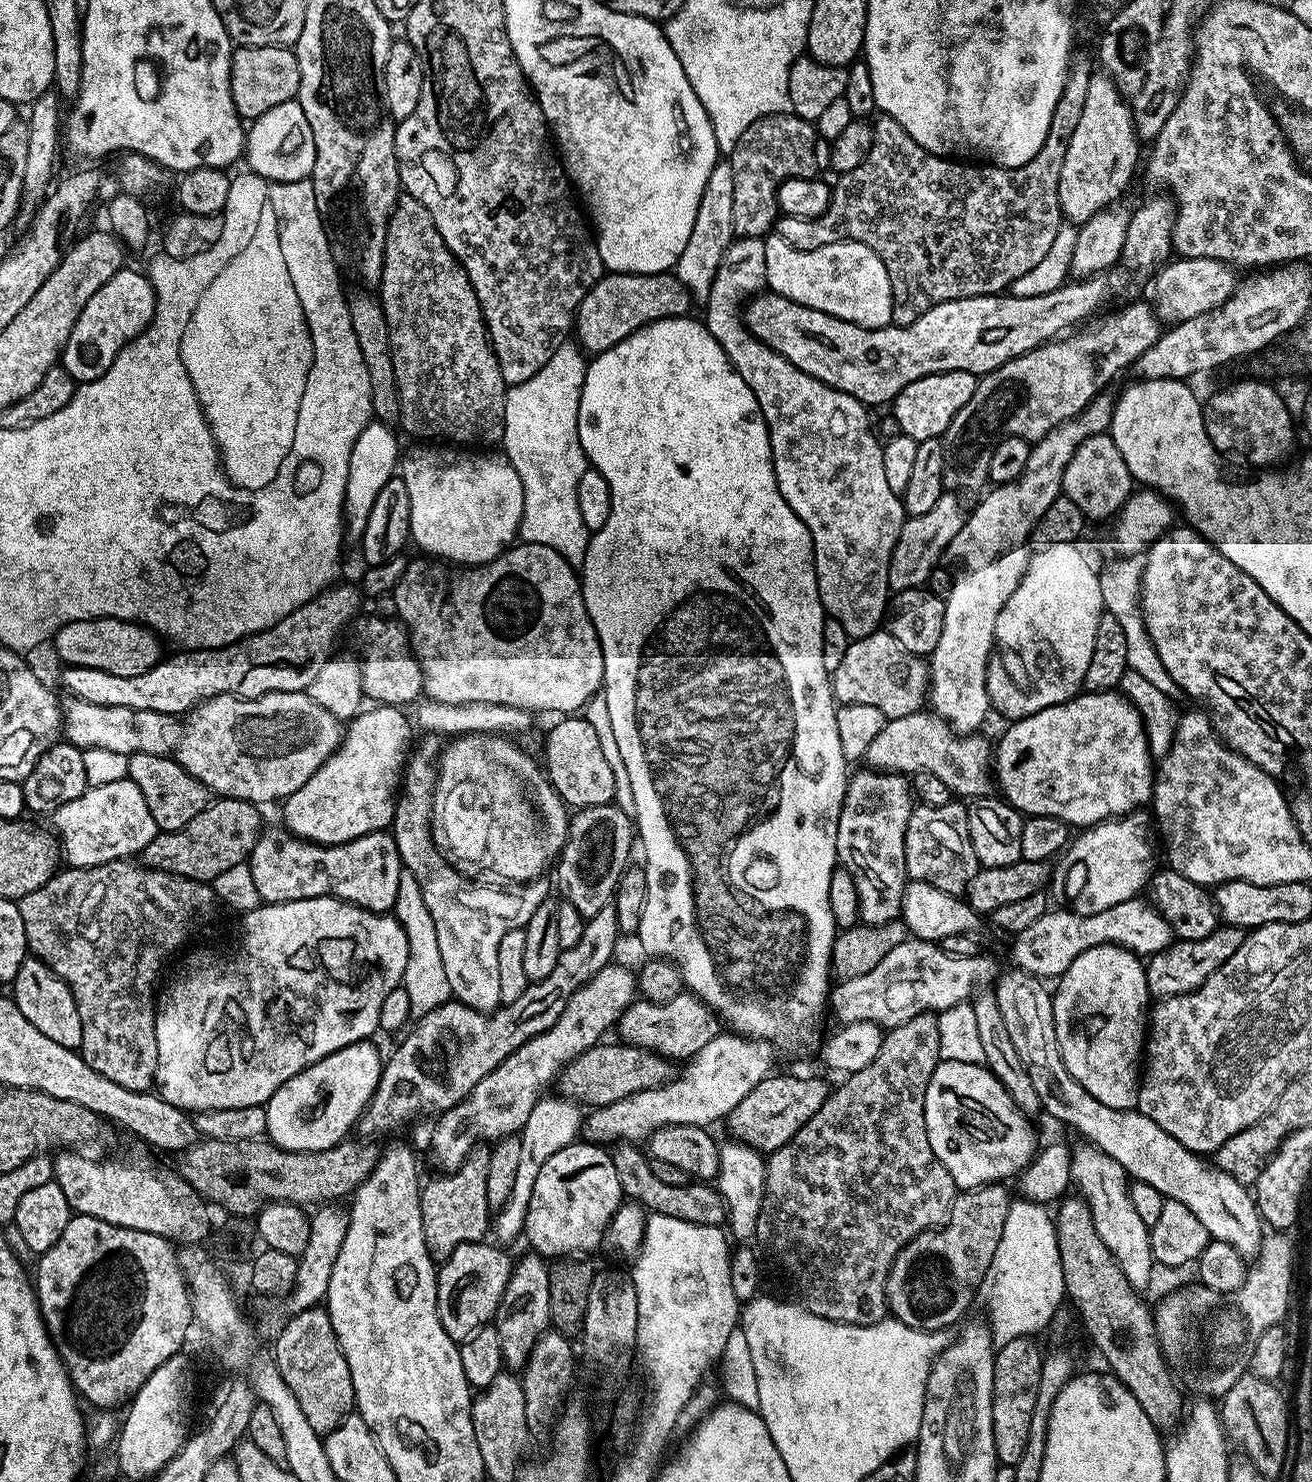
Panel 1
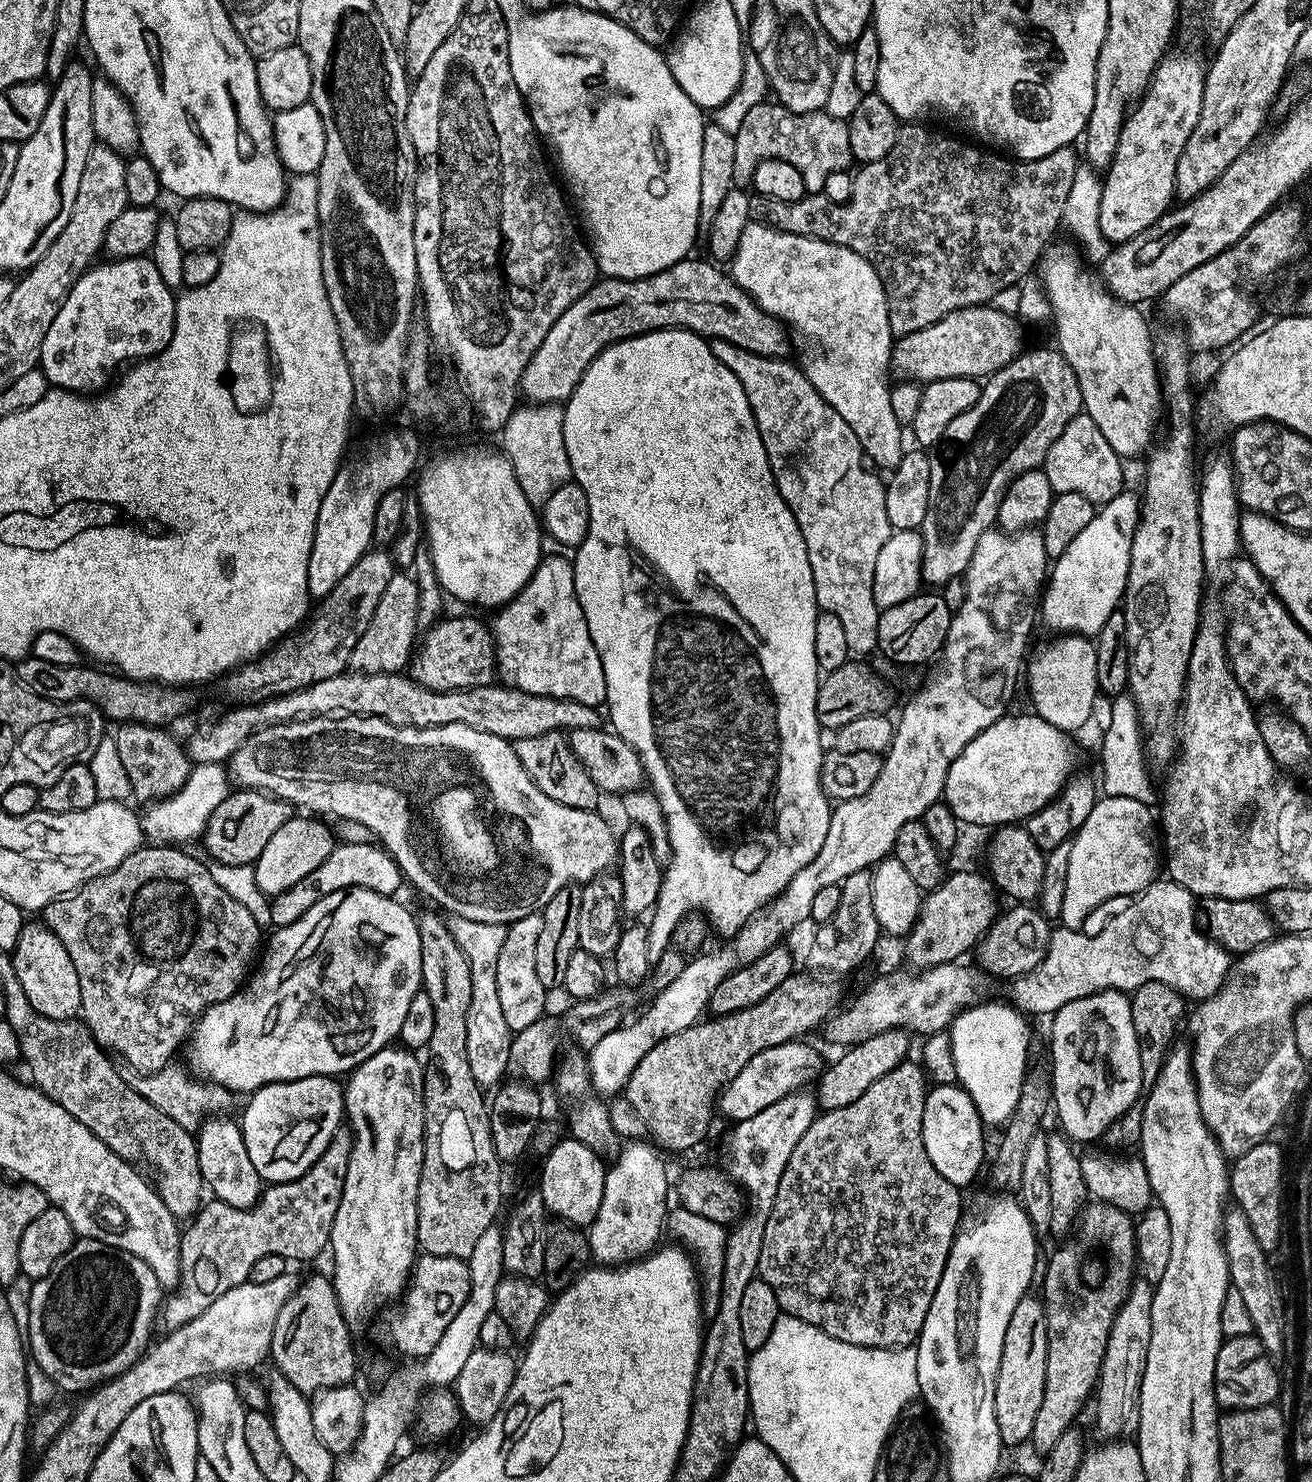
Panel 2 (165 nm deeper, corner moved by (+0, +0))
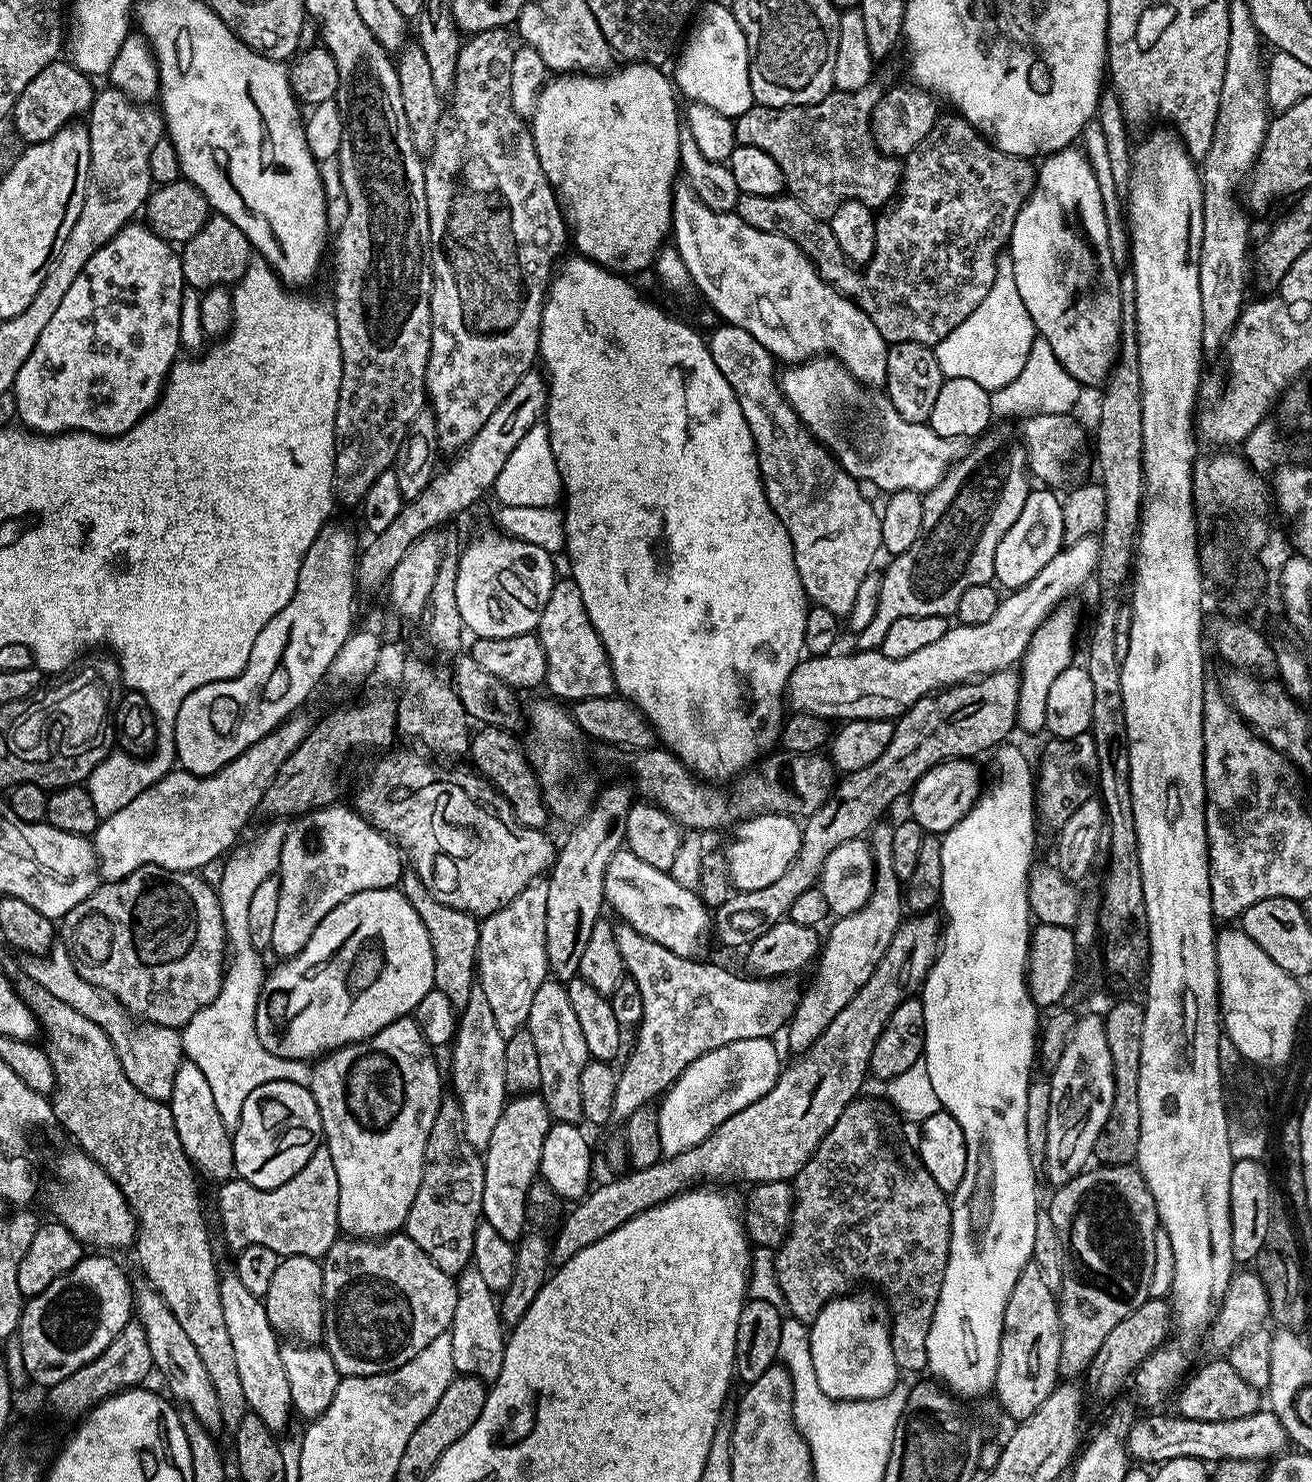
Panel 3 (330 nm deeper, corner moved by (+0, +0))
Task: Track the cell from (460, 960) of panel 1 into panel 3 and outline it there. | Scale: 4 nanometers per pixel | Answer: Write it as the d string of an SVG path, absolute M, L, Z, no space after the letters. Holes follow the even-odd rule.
M473 991L470 1002L466 1002L459 1013L456 1038L450 1051L452 1084L456 1087L454 1096L459 1100L464 1115L464 1136L477 1150L484 1150L490 1142L506 1103L506 1078L502 1066L506 1055L505 1039L502 1030L498 1030L498 1022L494 1022L494 1013L490 1010L490 1002L486 1002L486 994Z

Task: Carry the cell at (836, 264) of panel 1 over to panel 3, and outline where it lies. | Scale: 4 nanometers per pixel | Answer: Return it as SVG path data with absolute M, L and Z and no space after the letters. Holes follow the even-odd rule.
M686 182L677 183L672 194L672 230L671 235L674 237L674 247L682 254L682 262L686 262L686 270L690 270L690 278L692 279L692 288L700 291L704 295L704 300L709 309L717 317L720 316L725 325L741 327L742 330L748 331L758 342L765 347L766 351L772 355L777 361L788 360L784 362L803 362L812 359L814 356L827 354L833 356L836 360L846 366L846 370L850 370L850 374L855 380L861 380L869 386L883 385L886 378L886 354L888 353L887 342L882 338L882 334L878 334L878 326L874 326L874 322L870 322L870 318L857 306L856 301L848 296L843 296L837 288L830 286L822 277L820 272L812 264L812 260L798 247L794 242L790 242L790 238L779 236L777 232L763 232L754 226L750 226L746 222L742 222L742 218L736 215L735 211L715 212L710 210L710 206L706 206L694 194L694 190Z

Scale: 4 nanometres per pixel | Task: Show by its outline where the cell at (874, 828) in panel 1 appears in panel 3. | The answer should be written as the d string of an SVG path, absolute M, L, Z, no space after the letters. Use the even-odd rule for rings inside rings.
M620 922L615 925L618 954L622 954L625 973L638 986L638 994L642 994L642 1018L635 1029L636 1045L616 1077L616 1090L612 1103L612 1120L627 1121L638 1109L649 1107L661 1094L671 1088L684 1071L697 1058L710 1050L718 1050L730 1042L775 1037L775 1032L785 1027L802 995L801 985L795 984L792 978L755 978L739 976L720 964L699 964L699 959L679 956L666 946L658 946L650 938L635 932L629 924Z

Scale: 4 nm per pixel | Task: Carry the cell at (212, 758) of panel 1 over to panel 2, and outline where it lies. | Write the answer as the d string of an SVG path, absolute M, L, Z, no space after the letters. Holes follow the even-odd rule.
M311 716L305 720L291 720L274 726L266 726L256 731L232 757L226 761L226 771L233 785L244 790L267 792L278 800L287 800L293 806L301 804L303 811L315 814L320 818L334 816L337 821L353 819L362 826L368 826L374 832L385 852L396 860L403 879L408 880L424 896L429 896L445 913L461 916L470 922L486 922L487 924L510 925L518 918L526 918L526 914L534 914L543 910L568 884L587 882L596 876L607 873L608 868L618 860L618 836L612 828L599 816L599 811L578 810L570 806L562 806L562 802L554 802L550 794L542 794L538 786L526 774L522 762L518 758L515 747L509 741L498 738L498 734L486 734L482 730L474 730L474 726L465 724L447 724L433 728L400 728L396 724L386 722L380 716Z

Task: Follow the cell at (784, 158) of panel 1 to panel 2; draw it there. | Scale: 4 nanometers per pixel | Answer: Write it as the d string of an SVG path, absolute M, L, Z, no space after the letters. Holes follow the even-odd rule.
M765 102L746 114L734 135L734 178L740 186L751 185L758 162L781 160L790 162L790 166L798 166L805 189L816 194L823 189L830 174L840 169L851 169L854 164L847 123L823 110L791 112L779 102Z

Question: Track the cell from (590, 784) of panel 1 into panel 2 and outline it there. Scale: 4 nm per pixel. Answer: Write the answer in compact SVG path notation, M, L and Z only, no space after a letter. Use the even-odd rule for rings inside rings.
M547 732L538 738L522 738L514 744L518 758L530 774L530 778L542 790L542 794L550 794L554 802L562 802L562 806L570 806L578 810L593 811L596 803L602 799L599 786L586 774L582 762L574 754L574 750L568 744L568 737L564 732Z

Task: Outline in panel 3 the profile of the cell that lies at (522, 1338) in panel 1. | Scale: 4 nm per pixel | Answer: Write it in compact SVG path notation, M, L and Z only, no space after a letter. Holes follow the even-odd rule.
M527 1093L505 1103L502 1116L484 1149L482 1218L494 1226L502 1238L516 1242L525 1235L526 1198L540 1171L542 1145L552 1125L549 1110L542 1096Z

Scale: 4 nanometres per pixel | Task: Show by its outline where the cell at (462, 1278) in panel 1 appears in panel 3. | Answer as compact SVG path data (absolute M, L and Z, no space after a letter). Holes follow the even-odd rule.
M393 1234L385 1236L377 1241L362 1240L359 1238L337 1238L330 1246L330 1250L322 1257L324 1273L322 1274L322 1286L324 1287L324 1338L323 1347L328 1349L330 1358L334 1358L334 1366L338 1366L341 1377L346 1376L377 1376L383 1372L393 1372L398 1366L410 1362L414 1354L426 1350L434 1338L445 1335L451 1329L454 1318L454 1306L458 1302L456 1293L456 1280L446 1275L406 1234Z

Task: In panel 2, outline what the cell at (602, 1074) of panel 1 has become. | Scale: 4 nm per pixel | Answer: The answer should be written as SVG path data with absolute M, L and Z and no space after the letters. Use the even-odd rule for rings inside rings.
M799 974L788 976L786 982L782 982L778 990L770 990L770 994L762 998L762 1002L725 1016L713 1015L712 1020L701 1019L686 1030L678 1030L678 1034L670 1034L670 1038L662 1038L640 1059L634 1074L630 1074L623 1095L628 1097L628 1104L638 1114L641 1125L653 1136L651 1139L661 1149L688 1152L695 1144L702 1143L708 1127L712 1124L713 1101L717 1099L718 1093L739 1074L742 1066L746 1066L746 1062L754 1058L754 1054L770 1046L784 1044L787 1040L807 1037L806 1034L811 1028L820 1023L823 1025L833 1015L836 1003L840 1000L839 986L832 981L835 979L812 976L799 976Z

